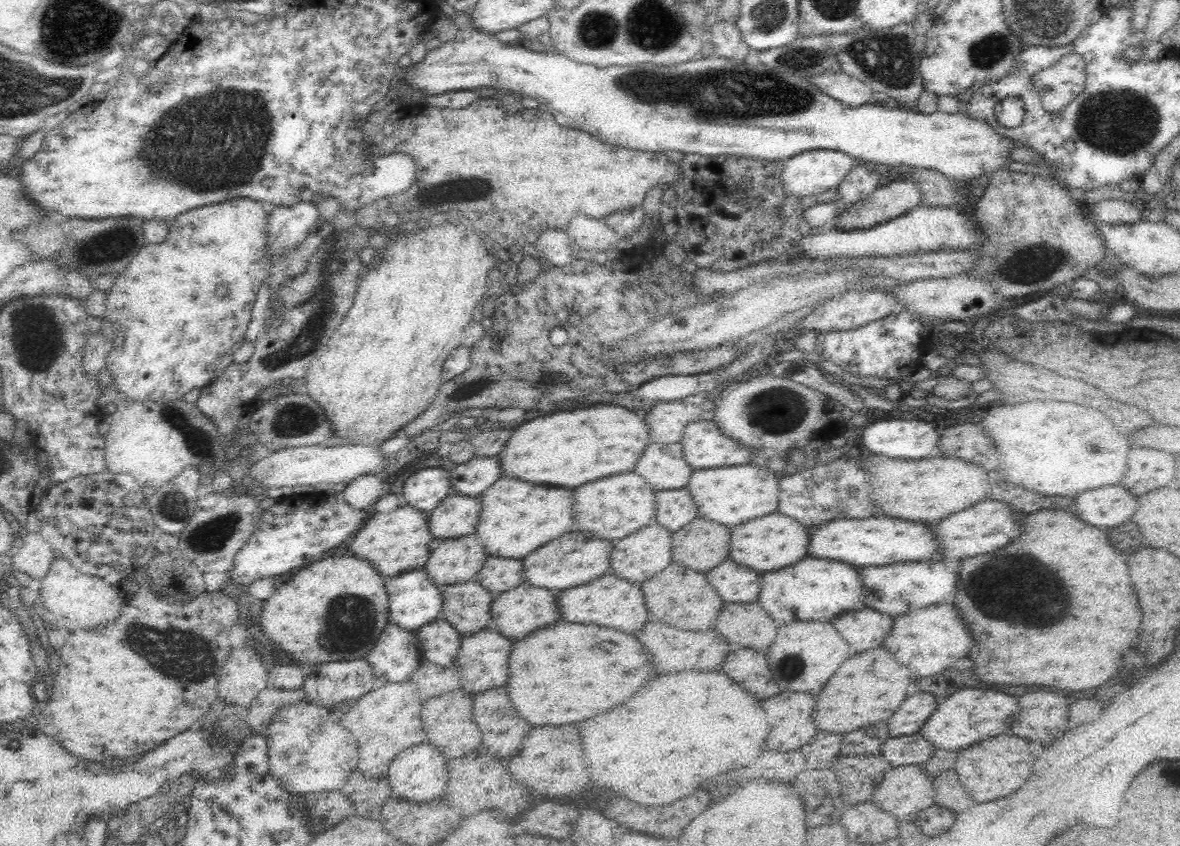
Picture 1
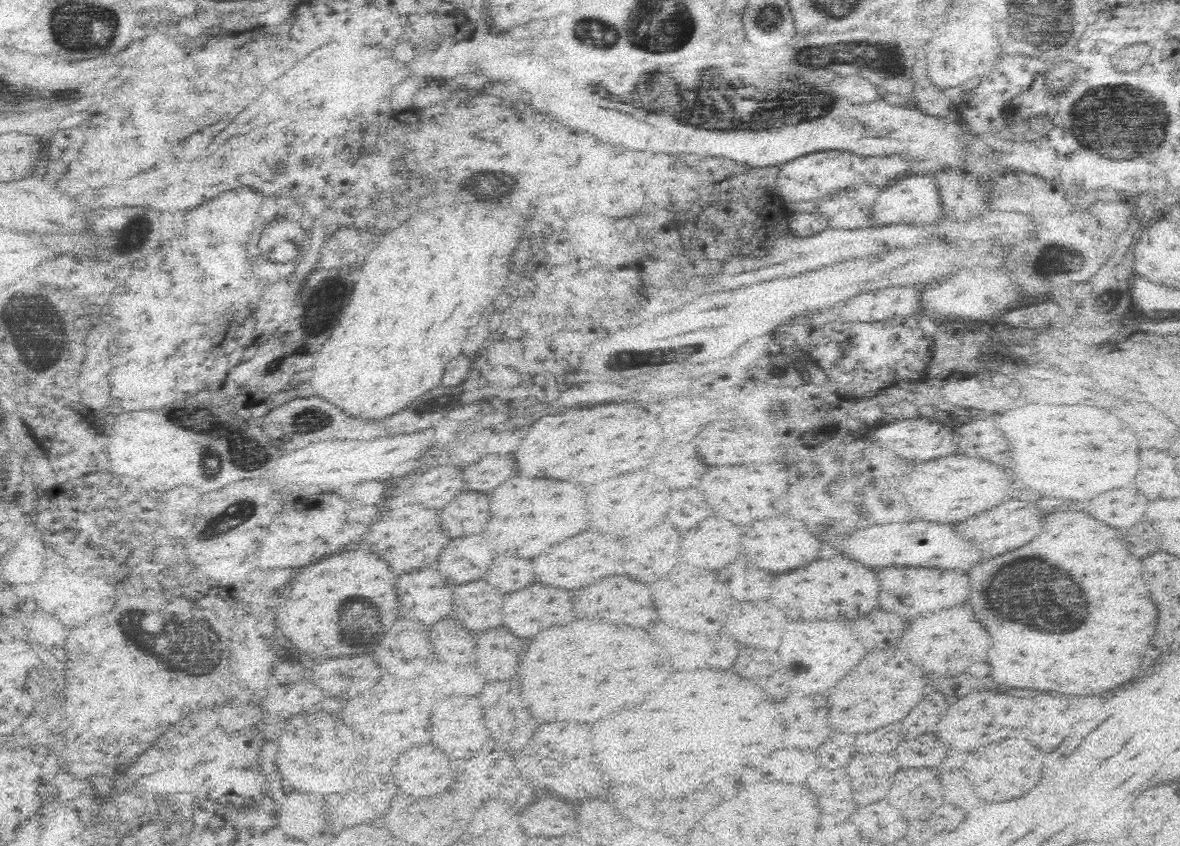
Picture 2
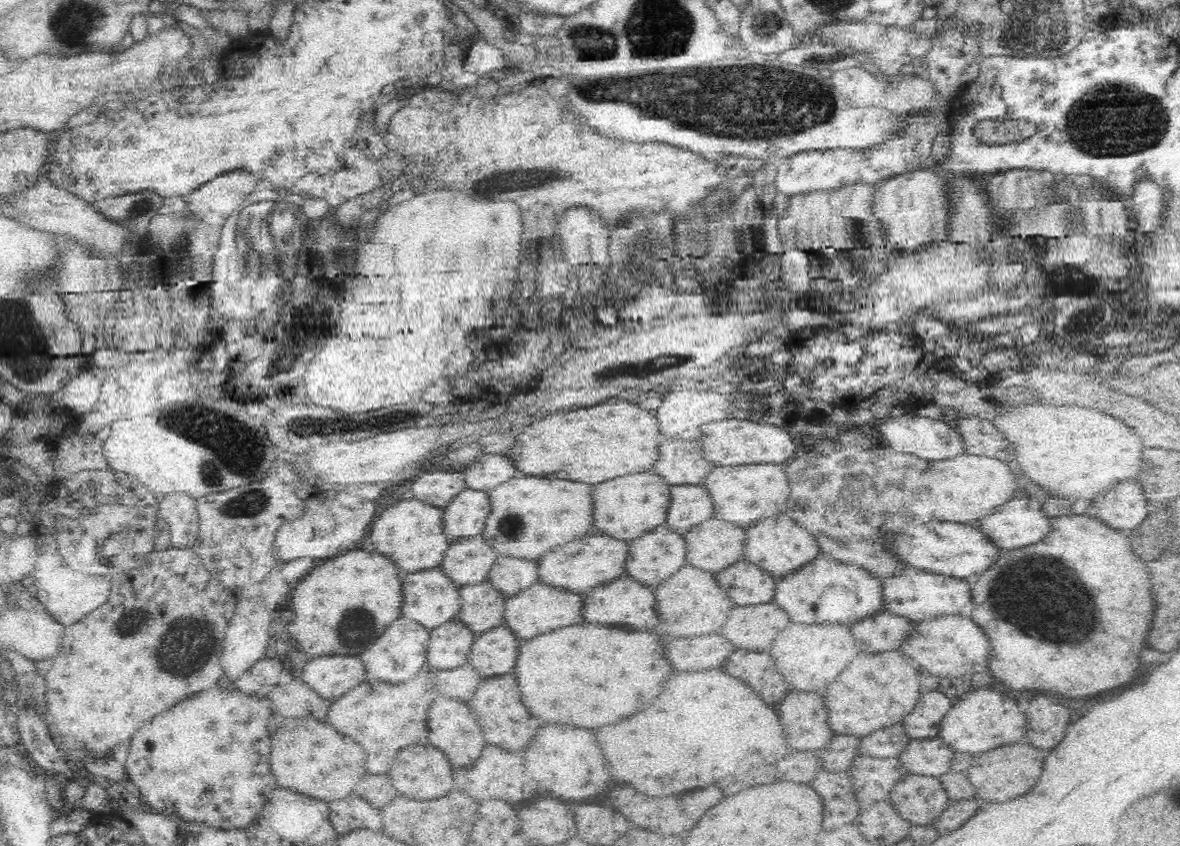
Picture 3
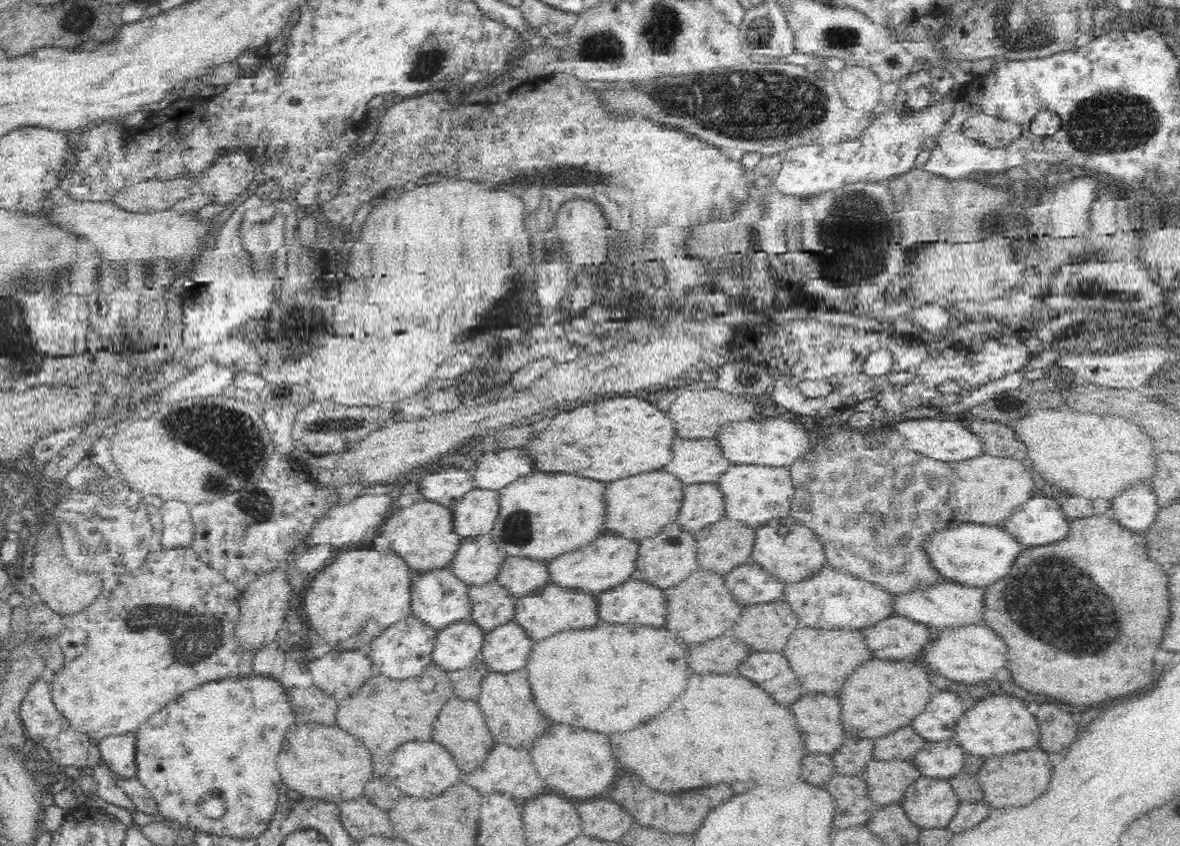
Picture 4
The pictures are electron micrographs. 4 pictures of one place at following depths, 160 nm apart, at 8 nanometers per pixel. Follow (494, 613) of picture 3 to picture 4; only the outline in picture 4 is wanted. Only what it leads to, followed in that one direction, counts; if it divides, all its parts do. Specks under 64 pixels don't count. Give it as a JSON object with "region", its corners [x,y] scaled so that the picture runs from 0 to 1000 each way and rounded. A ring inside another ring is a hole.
{"region":[[[420,684],[397,694],[397,710],[399,725],[397,732],[410,749],[432,735],[436,728],[436,707]]]}

